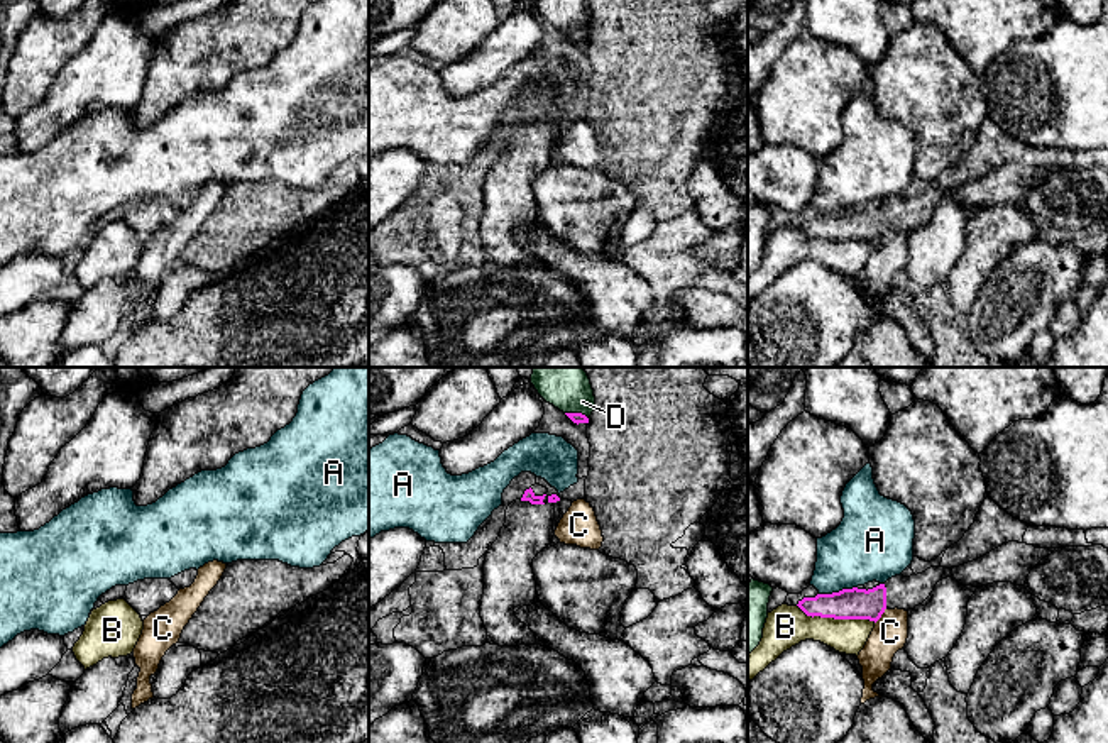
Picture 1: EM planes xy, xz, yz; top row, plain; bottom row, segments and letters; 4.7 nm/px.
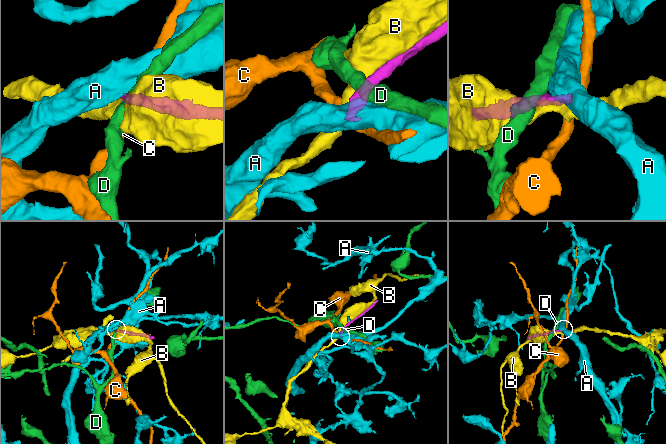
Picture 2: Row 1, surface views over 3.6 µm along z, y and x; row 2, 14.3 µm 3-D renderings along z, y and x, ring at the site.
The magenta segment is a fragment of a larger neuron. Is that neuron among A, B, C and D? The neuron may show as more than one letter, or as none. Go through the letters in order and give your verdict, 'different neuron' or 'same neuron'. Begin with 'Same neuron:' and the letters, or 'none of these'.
Same neuron: none of these
A: different neuron
B: different neuron
C: different neuron
D: different neuron

